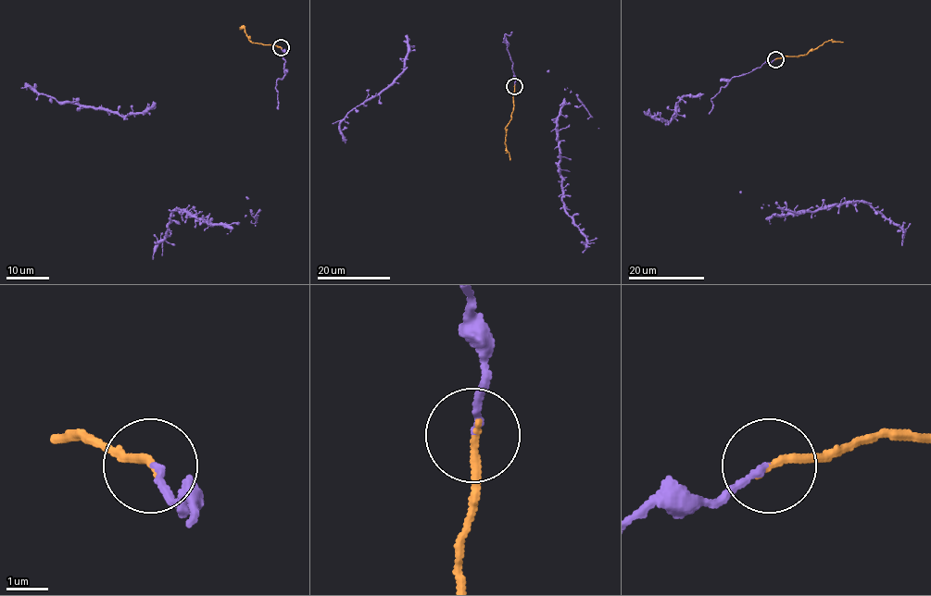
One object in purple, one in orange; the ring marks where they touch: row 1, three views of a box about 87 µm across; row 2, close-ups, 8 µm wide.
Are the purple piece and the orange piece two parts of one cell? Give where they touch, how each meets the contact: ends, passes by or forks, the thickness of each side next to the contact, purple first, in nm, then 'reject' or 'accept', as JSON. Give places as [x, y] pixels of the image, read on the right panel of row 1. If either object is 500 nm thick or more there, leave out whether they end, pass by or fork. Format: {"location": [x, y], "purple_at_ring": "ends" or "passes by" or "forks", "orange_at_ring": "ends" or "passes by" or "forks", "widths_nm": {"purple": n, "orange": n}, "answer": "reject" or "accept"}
{"location": [775, 59], "purple_at_ring": "ends", "orange_at_ring": "ends", "widths_nm": {"purple": 150, "orange": 170}, "answer": "accept"}

